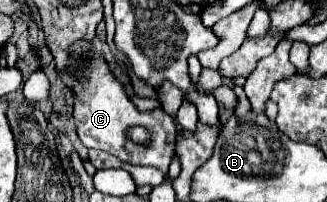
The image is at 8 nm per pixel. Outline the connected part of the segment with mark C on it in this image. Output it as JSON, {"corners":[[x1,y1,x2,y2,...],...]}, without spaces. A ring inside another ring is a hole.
{"corners":[[78,42,78,44,70,46,70,54,72,54,72,64,76,64,80,60,84,64,84,70,78,80,74,80,70,74,60,74,60,78,74,92,74,120,76,120,78,136,84,142,84,146,110,152,116,158,120,158,122,162,132,164,132,166,154,166,160,172,164,172,164,178,168,182,170,180,168,164,172,160,174,146,176,146,176,126,174,126,172,118,164,110,154,110,154,112,136,110,132,100,126,96,122,84,110,72,100,50,94,48,92,44],[132,126,148,128,150,142,148,144,132,142,126,134,126,130,130,130]]}

